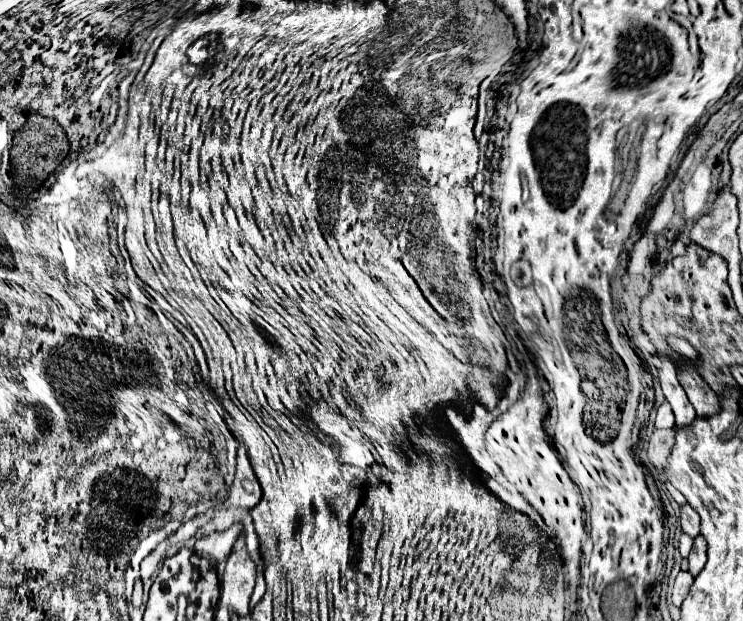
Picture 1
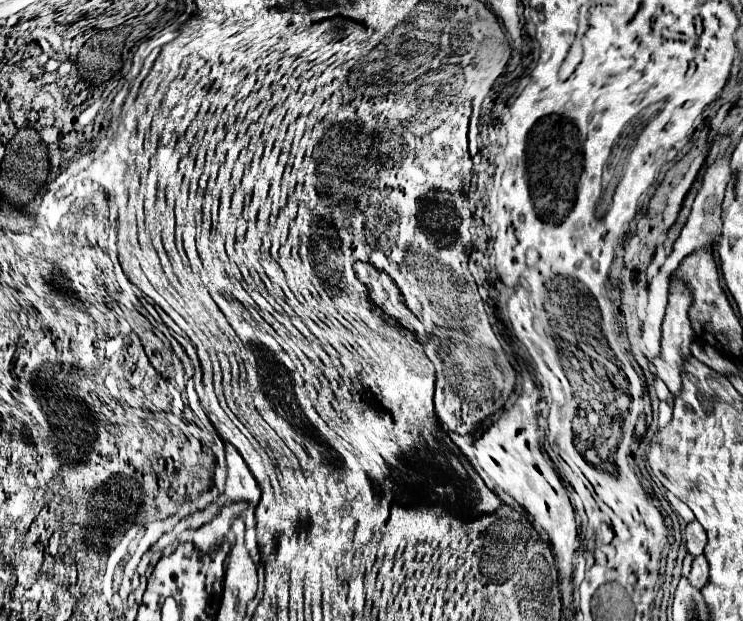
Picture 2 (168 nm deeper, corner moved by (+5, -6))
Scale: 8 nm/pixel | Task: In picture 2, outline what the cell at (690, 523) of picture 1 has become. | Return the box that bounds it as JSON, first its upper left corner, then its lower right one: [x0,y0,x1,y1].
[685,520,707,556]

